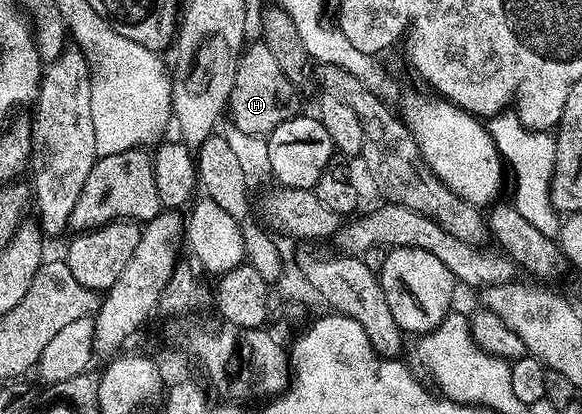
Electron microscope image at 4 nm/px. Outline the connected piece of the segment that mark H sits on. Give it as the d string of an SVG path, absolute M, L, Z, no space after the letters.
M256 43L242 52L237 62L237 73L234 75L234 87L230 93L227 117L233 121L235 127L245 131L248 135L268 135L287 119L298 116L298 90L288 81L287 75L275 63L274 56L265 44Z

